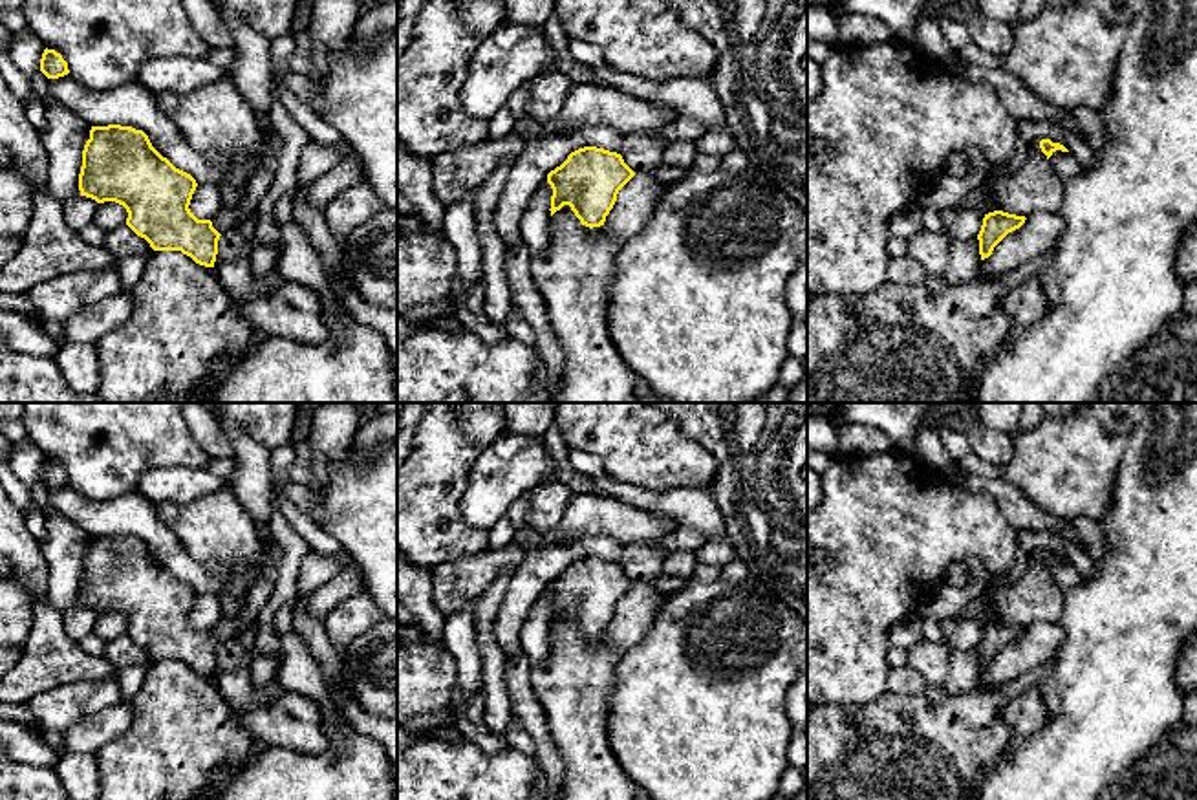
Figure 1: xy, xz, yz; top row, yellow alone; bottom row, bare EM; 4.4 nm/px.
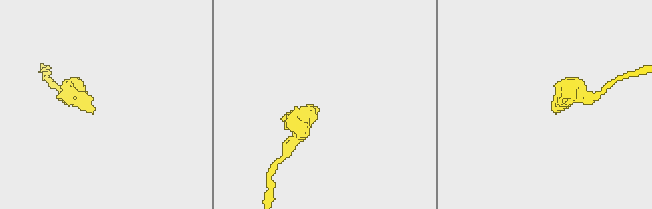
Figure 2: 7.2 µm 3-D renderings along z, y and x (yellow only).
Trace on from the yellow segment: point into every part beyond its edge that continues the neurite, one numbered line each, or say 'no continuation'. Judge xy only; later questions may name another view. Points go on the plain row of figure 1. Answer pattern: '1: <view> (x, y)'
no continuation

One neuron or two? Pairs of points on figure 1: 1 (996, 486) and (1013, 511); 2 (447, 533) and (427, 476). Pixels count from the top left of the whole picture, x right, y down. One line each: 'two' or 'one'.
1: one
2: one

